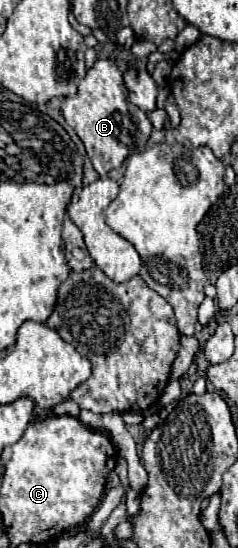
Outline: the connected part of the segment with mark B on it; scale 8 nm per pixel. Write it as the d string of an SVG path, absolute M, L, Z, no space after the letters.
M97 60L93 68L87 70L87 76L79 82L79 92L61 100L61 112L65 122L77 132L77 136L85 144L87 156L93 168L101 174L101 178L105 178L111 168L119 168L123 164L129 154L133 134L137 134L136 146L143 150L153 128L147 114L127 100L121 70L113 60Z

